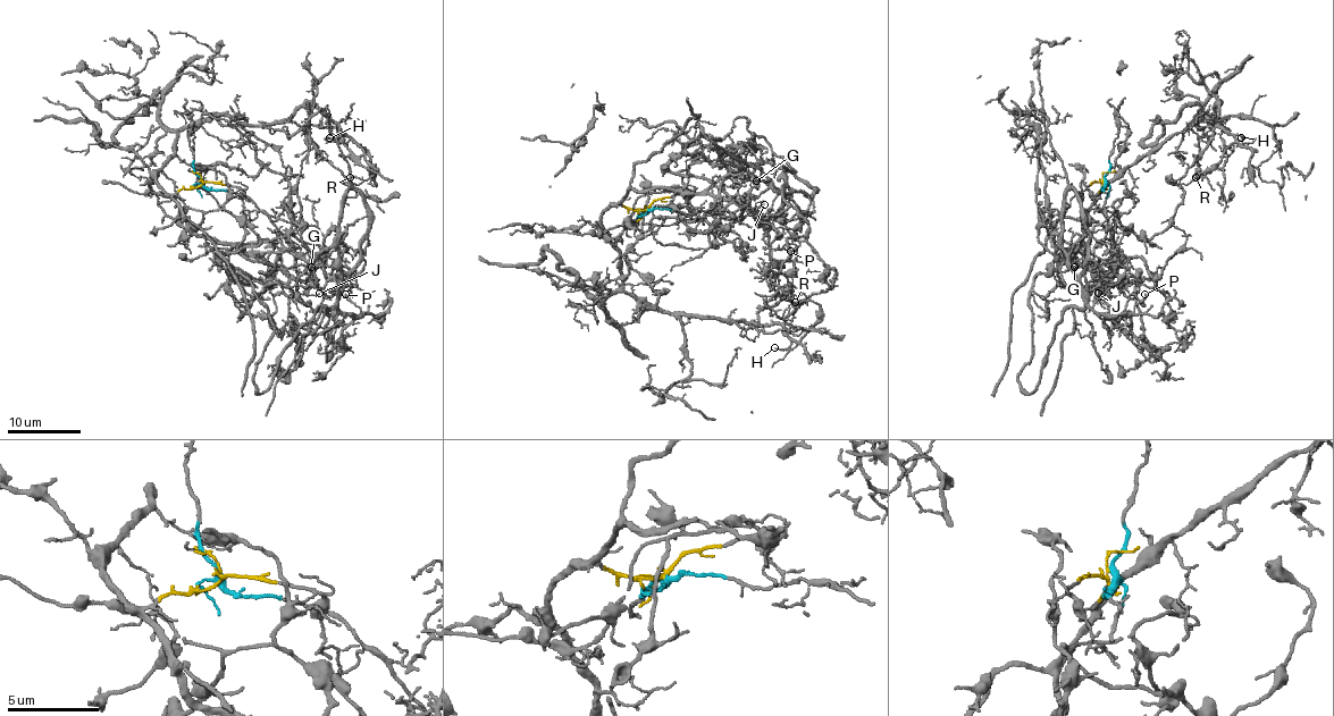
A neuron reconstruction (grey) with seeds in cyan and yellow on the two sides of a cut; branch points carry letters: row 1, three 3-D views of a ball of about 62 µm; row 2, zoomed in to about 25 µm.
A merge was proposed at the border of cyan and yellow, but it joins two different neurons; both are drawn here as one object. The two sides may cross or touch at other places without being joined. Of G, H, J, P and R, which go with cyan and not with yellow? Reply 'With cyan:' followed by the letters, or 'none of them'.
With cyan: G, J, P

